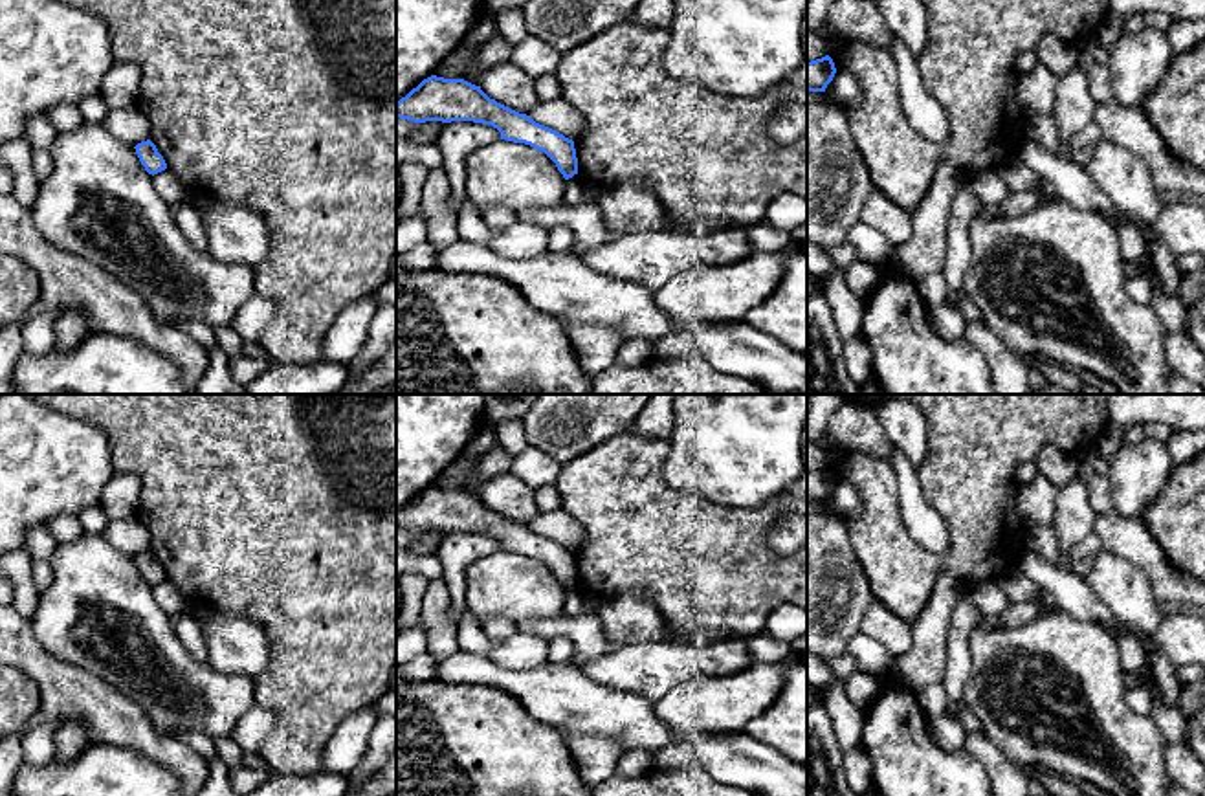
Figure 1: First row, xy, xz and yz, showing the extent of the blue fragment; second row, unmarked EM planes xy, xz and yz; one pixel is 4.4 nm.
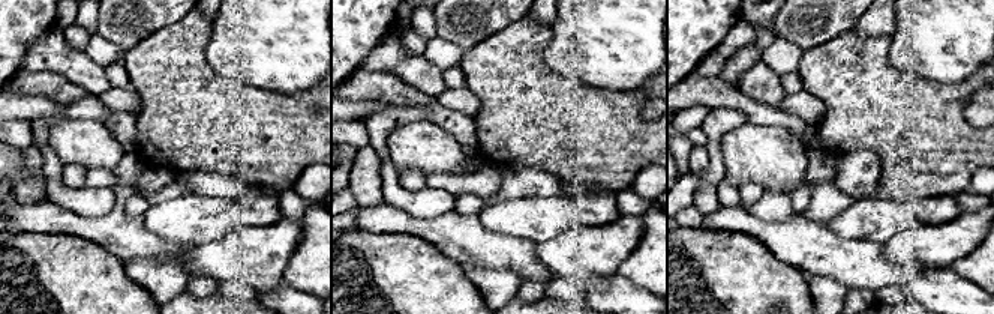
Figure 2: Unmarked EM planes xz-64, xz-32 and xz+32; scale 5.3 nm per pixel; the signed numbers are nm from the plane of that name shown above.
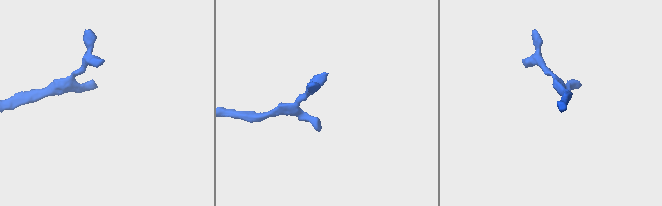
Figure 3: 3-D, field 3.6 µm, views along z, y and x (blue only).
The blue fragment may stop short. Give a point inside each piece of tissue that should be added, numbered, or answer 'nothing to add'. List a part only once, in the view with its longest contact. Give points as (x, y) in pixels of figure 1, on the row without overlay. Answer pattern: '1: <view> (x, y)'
nothing to add

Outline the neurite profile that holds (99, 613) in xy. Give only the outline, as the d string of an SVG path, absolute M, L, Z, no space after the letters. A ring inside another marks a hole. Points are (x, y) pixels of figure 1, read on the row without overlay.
M83 534L75 541L57 543L50 563L55 580L40 594L31 618L33 633L50 655L114 686L139 704L150 724L165 735L202 732L218 739L233 734L237 723L255 706L253 679L216 671L189 655L132 556L103 536Z

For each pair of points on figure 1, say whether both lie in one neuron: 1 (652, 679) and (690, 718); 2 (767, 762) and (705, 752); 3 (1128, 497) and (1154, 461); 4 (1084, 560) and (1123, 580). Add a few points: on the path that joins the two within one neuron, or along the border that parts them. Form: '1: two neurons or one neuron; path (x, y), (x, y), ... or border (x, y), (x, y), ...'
1: two neurons; border (699, 674), (675, 685), (655, 701)
2: one neuron; path (752, 763), (719, 756)
3: one neuron; path (1134, 488), (1136, 479), (1145, 470)
4: two neurons; border (1103, 549), (1083, 576)

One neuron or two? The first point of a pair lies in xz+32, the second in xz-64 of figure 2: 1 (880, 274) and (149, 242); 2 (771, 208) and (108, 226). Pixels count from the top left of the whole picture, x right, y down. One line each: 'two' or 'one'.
1: one
2: two

